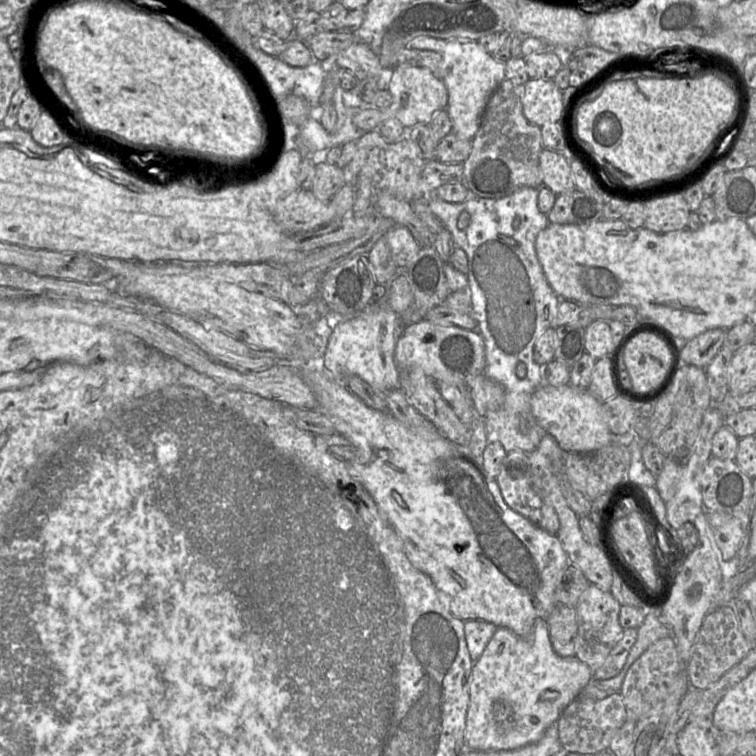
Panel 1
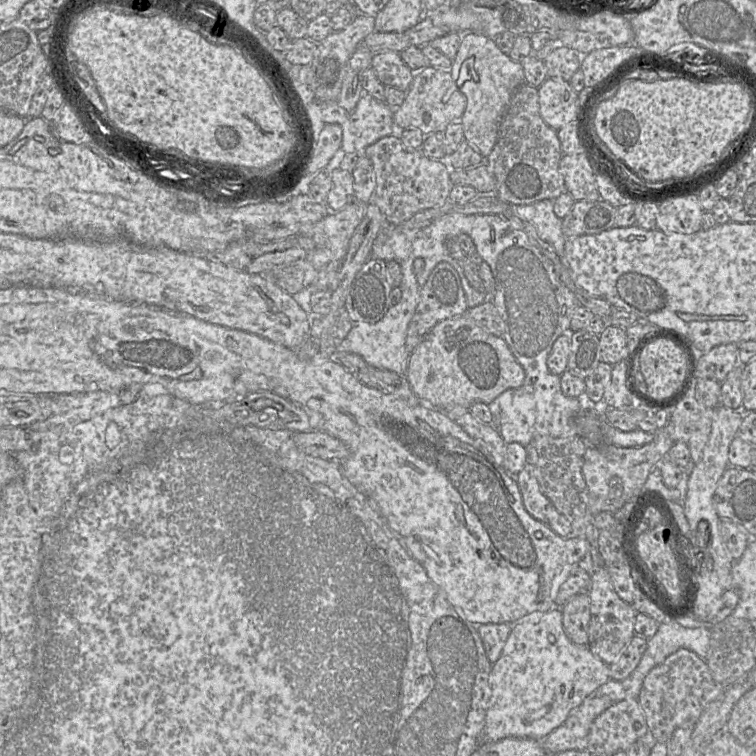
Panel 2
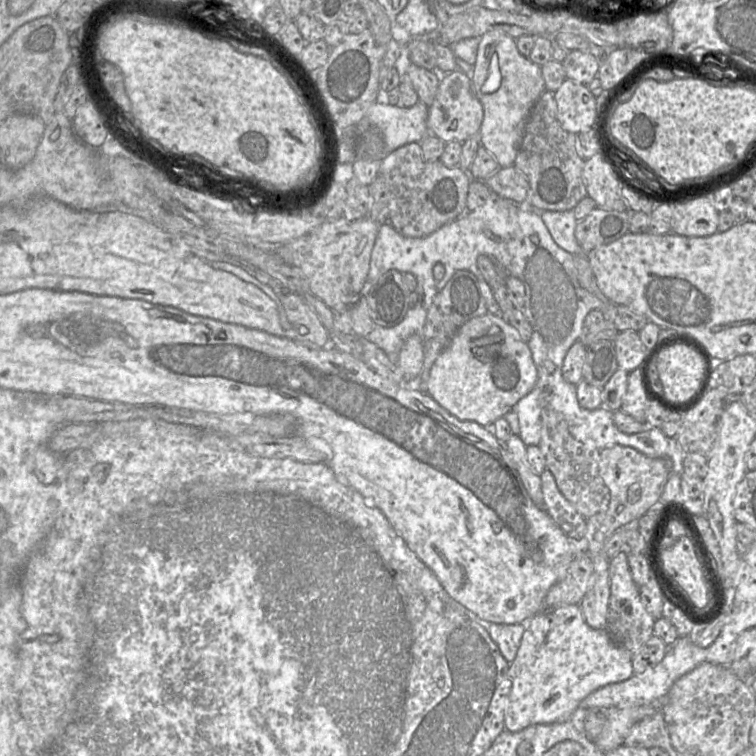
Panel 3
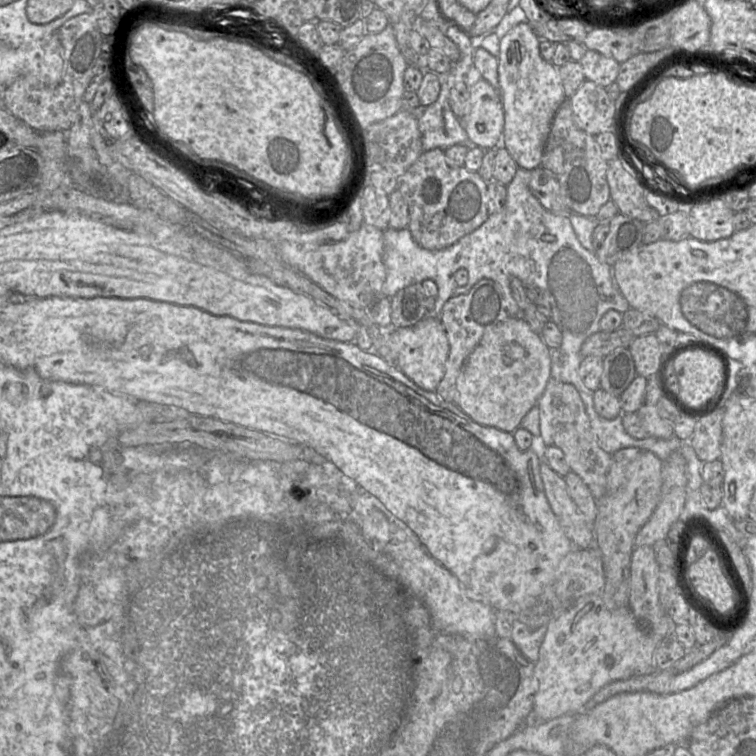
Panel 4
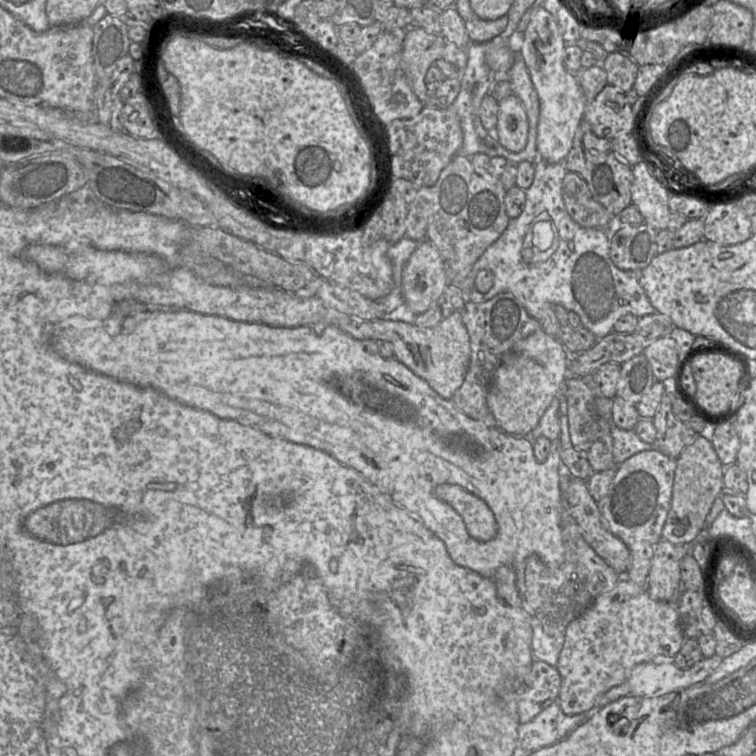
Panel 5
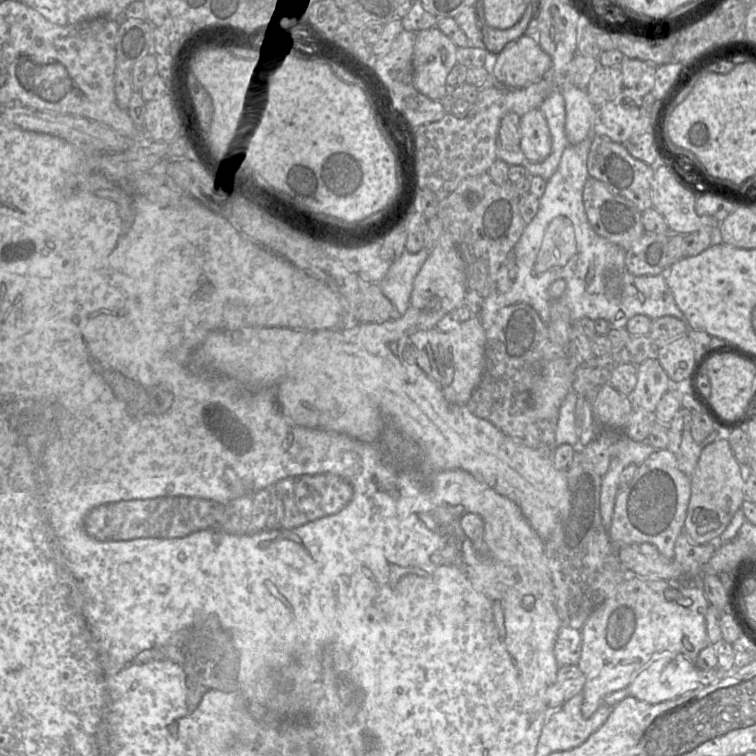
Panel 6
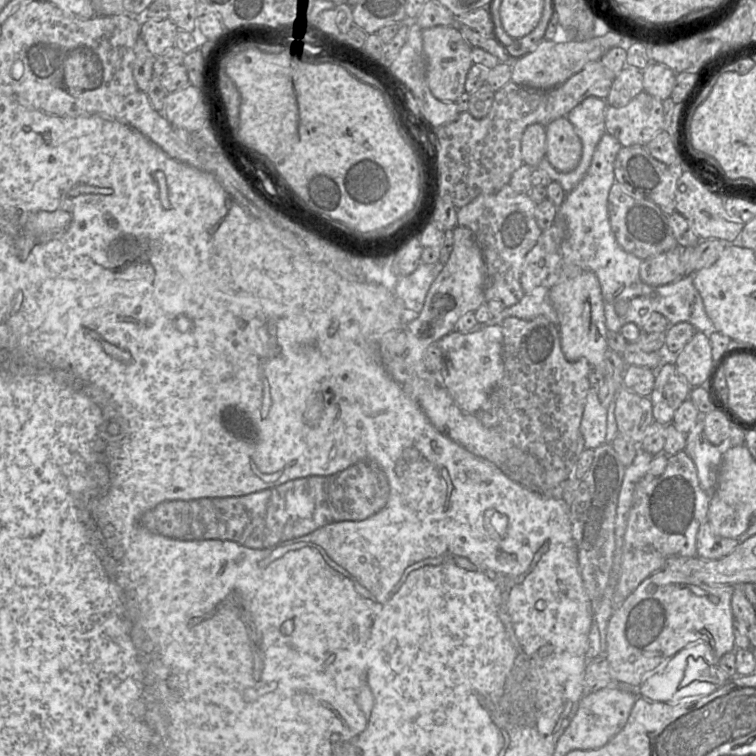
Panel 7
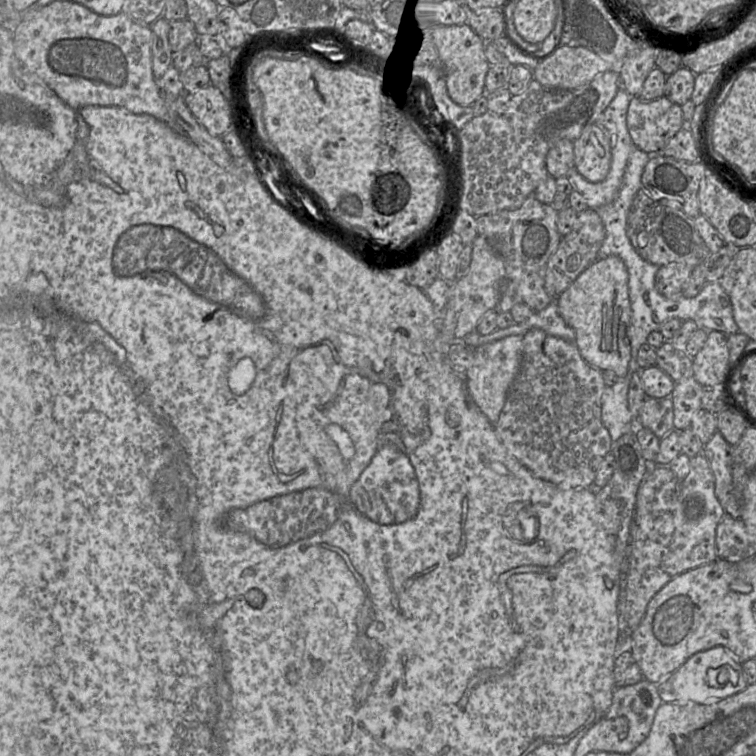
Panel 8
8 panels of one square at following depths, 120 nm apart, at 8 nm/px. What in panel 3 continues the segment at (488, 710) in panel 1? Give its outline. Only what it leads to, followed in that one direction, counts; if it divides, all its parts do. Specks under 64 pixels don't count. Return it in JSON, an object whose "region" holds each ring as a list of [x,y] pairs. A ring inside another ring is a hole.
{"region":[[[579,604],[538,613],[527,622],[516,657],[509,665],[508,679],[512,687],[505,713],[505,730],[516,732],[534,724],[569,720],[580,703],[592,692],[633,675],[632,653],[615,645],[604,629],[588,626]]]}

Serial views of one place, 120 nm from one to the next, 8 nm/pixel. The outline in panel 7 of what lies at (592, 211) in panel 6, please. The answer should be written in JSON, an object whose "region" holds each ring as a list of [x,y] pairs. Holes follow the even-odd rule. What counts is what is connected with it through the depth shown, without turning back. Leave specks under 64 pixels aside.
{"region":[[[615,182],[608,194],[608,216],[618,245],[644,260],[678,246],[669,226],[668,214],[656,204],[637,195],[628,186]]]}

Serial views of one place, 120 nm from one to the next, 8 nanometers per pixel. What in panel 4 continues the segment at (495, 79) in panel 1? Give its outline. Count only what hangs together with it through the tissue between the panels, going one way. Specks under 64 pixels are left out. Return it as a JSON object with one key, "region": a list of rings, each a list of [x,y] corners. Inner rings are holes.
{"region":[[[521,22],[499,41],[497,92],[504,110],[502,147],[523,171],[539,168],[552,120],[566,101],[557,67],[540,55],[540,38],[527,22]]]}

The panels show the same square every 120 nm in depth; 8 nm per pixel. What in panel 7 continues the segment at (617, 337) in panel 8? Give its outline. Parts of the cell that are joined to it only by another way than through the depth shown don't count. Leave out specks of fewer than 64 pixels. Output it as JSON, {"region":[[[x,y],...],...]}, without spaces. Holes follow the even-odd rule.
{"region":[[[584,271],[580,275],[559,281],[551,288],[550,299],[559,319],[561,349],[565,357],[569,360],[584,360],[591,366],[601,364],[609,350],[609,331],[606,326],[602,290],[596,275]]]}

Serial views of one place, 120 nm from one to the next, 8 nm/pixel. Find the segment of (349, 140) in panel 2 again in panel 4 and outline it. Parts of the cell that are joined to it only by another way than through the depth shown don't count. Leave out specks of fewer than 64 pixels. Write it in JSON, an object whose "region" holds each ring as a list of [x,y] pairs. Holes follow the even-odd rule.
{"region":[[[437,99],[433,104],[412,109],[410,113],[418,122],[424,151],[435,148],[445,150],[454,145],[474,146],[469,143],[461,120],[453,113],[449,100],[441,102]]]}

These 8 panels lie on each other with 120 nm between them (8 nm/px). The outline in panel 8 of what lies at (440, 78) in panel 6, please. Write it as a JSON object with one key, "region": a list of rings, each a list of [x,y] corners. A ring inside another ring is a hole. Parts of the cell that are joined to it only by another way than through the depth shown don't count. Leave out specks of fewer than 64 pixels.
{"region":[[[467,24],[436,26],[436,49],[442,61],[450,98],[460,106],[471,106],[485,94],[485,78],[490,68],[485,57],[486,42]]]}

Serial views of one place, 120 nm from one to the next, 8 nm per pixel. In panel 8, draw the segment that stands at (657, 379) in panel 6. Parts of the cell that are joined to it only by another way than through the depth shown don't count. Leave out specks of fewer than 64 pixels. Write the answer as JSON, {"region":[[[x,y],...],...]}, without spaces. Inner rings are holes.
{"region":[[[693,376],[675,382],[670,395],[673,402],[675,430],[683,431],[690,428],[694,415],[702,408],[704,388]]]}

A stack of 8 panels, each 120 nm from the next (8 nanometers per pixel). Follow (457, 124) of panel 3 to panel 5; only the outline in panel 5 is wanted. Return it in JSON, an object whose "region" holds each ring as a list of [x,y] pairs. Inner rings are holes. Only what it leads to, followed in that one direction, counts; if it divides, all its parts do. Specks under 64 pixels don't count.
{"region":[[[511,94],[504,99],[496,99],[494,96],[493,98],[498,100],[499,105],[496,139],[510,152],[523,151],[528,143],[529,120],[522,102],[515,94]]]}

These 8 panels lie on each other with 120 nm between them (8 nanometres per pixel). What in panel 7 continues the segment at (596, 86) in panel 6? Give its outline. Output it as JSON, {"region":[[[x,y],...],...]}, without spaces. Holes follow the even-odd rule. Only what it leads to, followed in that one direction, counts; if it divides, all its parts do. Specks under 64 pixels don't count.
{"region":[[[625,66],[618,73],[605,99],[608,106],[625,106],[644,91],[642,70],[635,66]]]}

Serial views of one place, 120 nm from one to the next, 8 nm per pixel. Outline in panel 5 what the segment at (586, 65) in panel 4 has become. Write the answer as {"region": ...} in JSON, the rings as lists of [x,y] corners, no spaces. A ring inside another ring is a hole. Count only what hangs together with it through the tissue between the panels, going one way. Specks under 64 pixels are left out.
{"region":[[[608,53],[602,64],[607,72],[608,84],[629,91],[633,88],[640,66],[628,55]]]}

